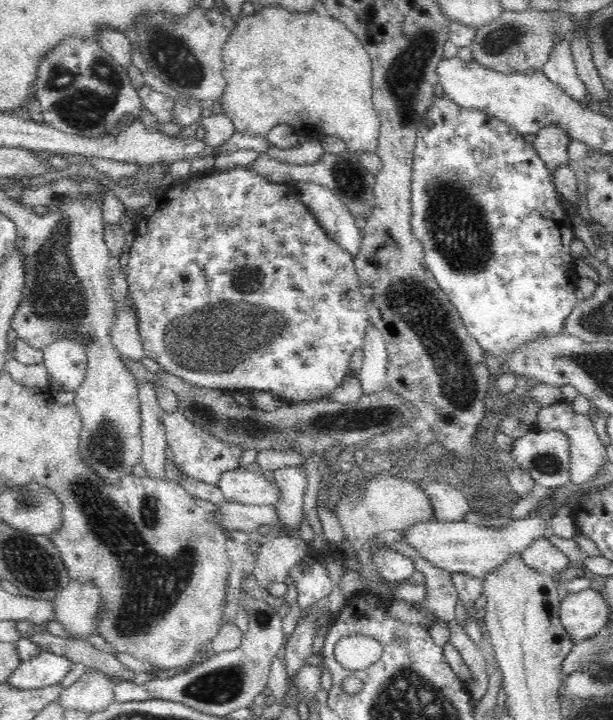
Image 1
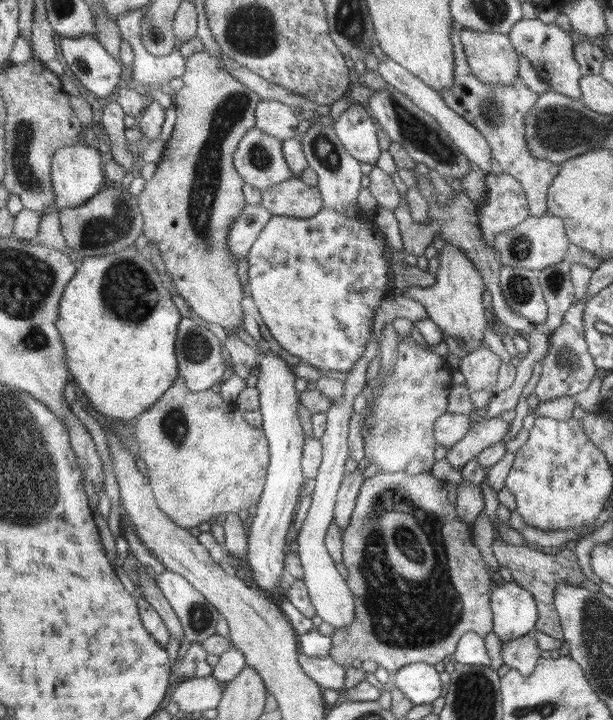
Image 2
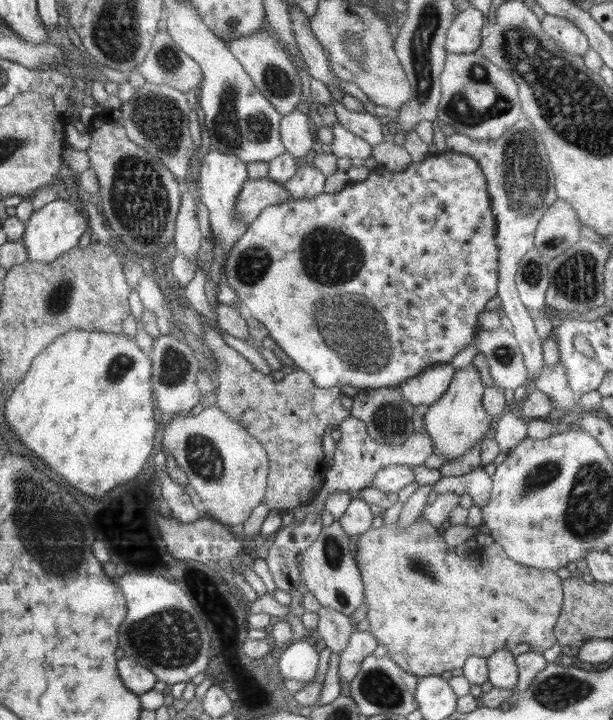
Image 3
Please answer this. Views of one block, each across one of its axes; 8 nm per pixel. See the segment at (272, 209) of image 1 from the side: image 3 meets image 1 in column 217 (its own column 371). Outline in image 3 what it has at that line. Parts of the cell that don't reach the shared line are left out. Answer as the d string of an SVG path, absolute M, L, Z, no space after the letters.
M446 149L439 154L430 154L420 162L411 162L402 172L386 170L383 165L376 166L368 178L350 182L337 193L320 193L312 199L292 199L267 206L228 252L224 271L226 280L240 297L248 316L262 322L276 344L294 362L295 368L307 372L314 385L320 388L353 386L359 389L398 387L428 365L452 362L458 351L479 333L478 315L486 310L486 303L497 294L499 252L495 236L496 222L480 165L467 154Z

